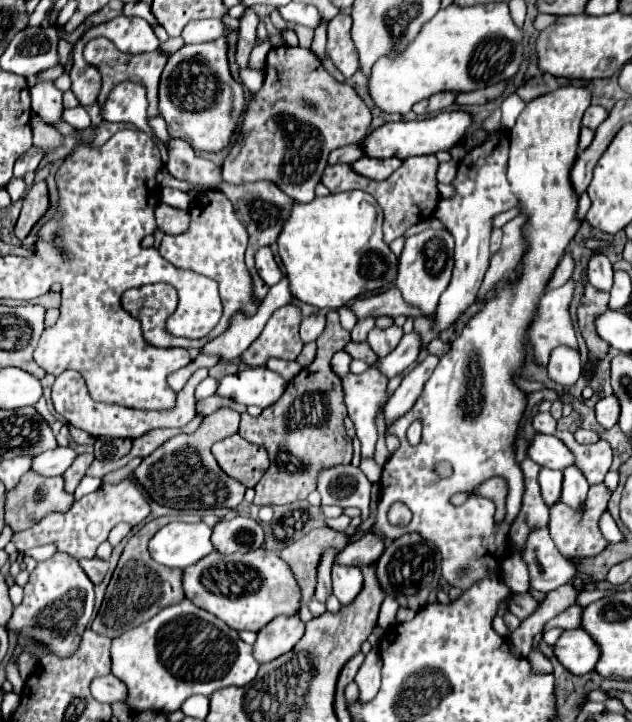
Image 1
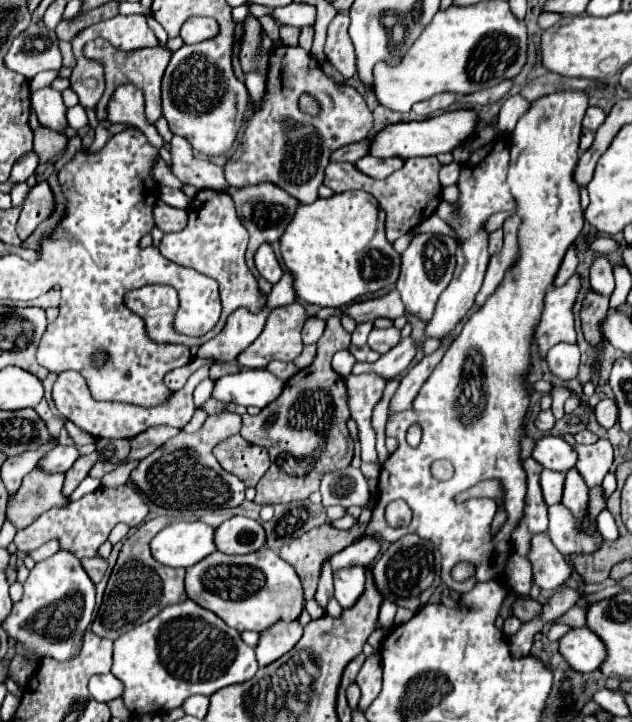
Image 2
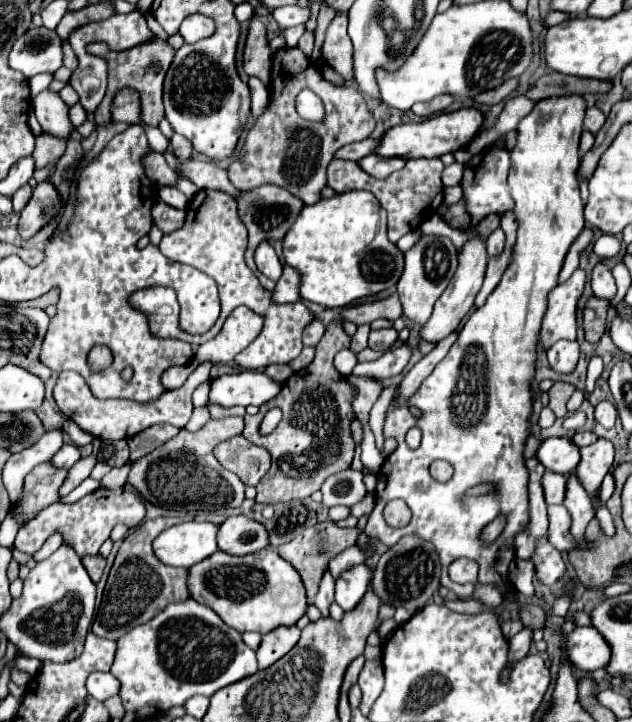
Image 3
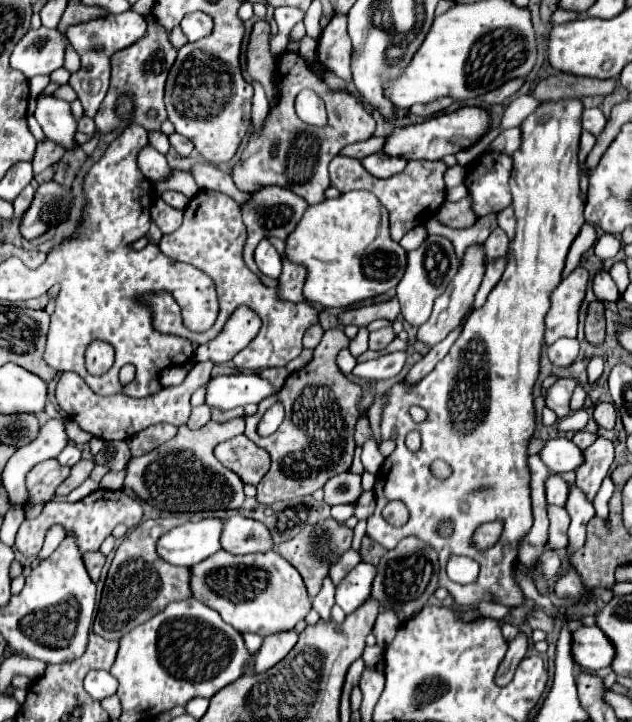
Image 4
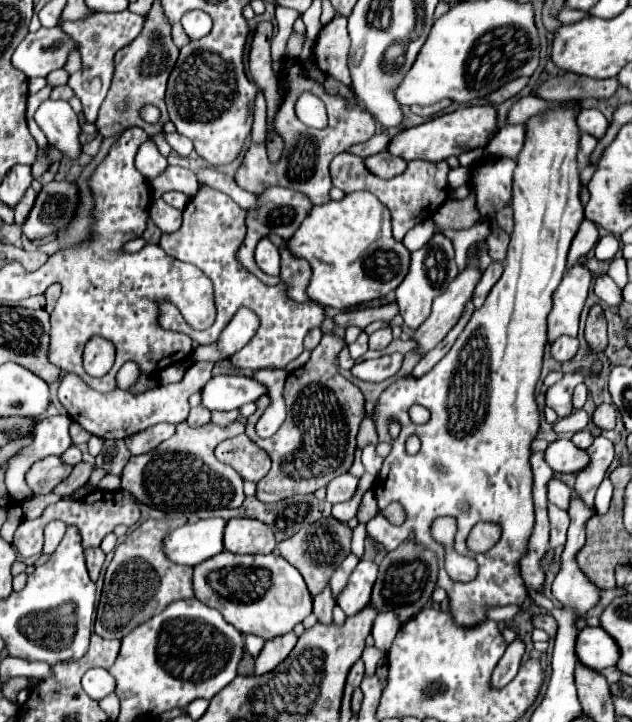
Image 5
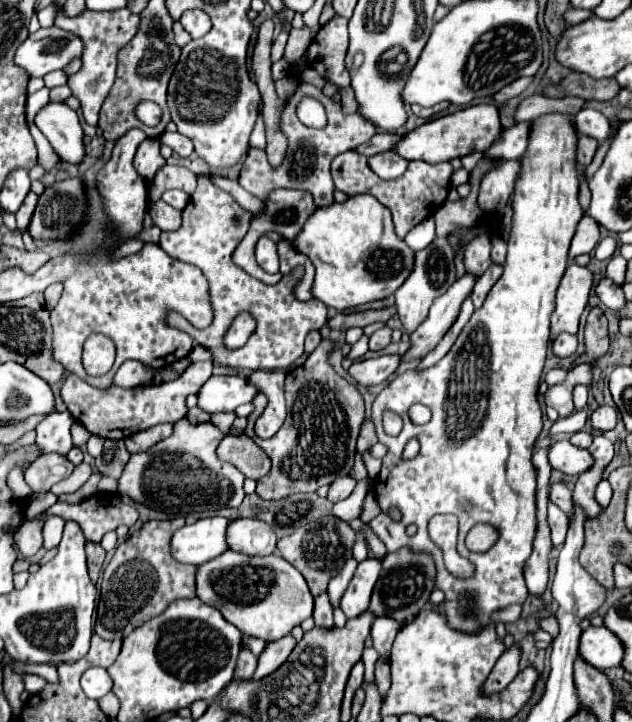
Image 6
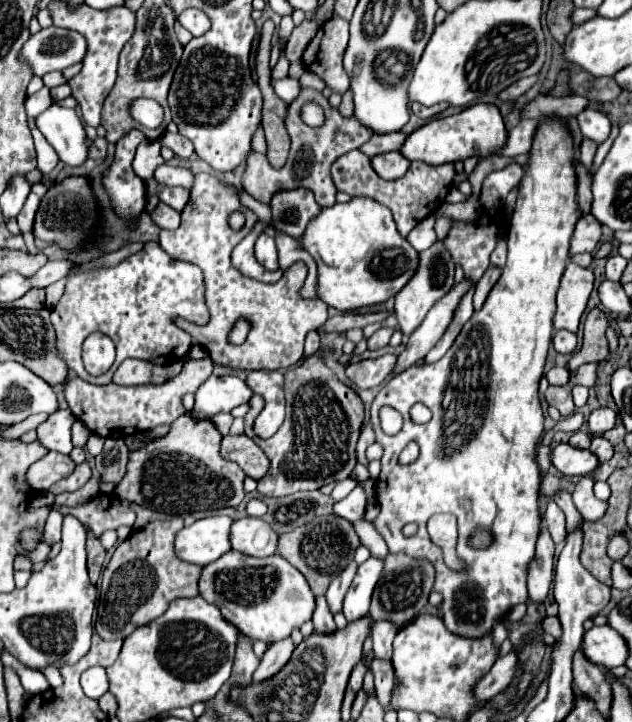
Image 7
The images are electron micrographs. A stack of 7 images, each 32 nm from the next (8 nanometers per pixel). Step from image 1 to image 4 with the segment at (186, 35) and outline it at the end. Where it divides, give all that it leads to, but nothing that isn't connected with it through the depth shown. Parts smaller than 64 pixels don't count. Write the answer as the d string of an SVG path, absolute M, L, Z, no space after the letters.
M192 12L192 14L184 16L180 28L182 28L184 36L188 38L188 42L196 42L196 40L208 36L212 32L214 24L212 24L212 18L206 16L204 12Z

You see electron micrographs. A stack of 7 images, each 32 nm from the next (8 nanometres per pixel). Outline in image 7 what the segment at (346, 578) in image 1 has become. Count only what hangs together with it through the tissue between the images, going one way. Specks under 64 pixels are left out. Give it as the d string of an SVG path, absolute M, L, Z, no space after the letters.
M368 558L364 564L358 566L358 572L352 580L352 586L348 588L344 602L342 602L342 612L348 622L358 620L360 616L368 614L370 596L372 596L372 590L380 578L382 566L384 564L378 558Z

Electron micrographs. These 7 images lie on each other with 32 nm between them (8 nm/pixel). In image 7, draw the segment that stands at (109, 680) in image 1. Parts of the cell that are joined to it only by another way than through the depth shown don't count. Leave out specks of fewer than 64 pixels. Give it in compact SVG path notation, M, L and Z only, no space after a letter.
M94 666L94 668L88 668L84 674L82 674L82 690L88 698L94 698L98 700L102 694L108 692L108 676L106 676L106 670L102 666Z

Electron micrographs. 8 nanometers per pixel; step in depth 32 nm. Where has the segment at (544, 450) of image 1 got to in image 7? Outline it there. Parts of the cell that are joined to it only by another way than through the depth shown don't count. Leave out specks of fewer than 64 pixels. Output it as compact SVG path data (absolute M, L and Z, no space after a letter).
M560 442L550 452L552 464L568 476L584 476L596 470L596 458L590 450L580 450L570 446L568 442Z

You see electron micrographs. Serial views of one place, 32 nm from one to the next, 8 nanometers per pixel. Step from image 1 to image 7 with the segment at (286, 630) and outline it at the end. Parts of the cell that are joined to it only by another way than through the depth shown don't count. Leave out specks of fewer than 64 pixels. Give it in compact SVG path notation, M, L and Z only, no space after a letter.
M284 638L284 640L270 644L268 650L264 652L264 656L260 658L260 664L254 672L254 682L260 682L260 680L266 680L268 676L274 676L290 660L292 650L294 650L292 638Z

